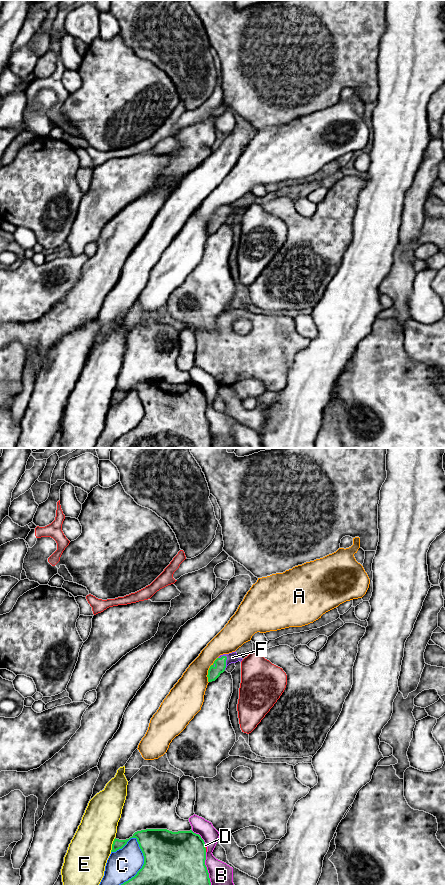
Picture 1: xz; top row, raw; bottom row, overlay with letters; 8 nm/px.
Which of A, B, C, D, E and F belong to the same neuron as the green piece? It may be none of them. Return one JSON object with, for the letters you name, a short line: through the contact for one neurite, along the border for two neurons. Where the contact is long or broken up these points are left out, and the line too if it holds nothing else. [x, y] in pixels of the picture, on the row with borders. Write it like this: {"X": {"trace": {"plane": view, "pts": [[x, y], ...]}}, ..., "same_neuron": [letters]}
{"F": {"trace": {"plane": "xz", "pts": [[220, 663], [225, 661], [232, 657]]}}, "same_neuron": ["F"]}

